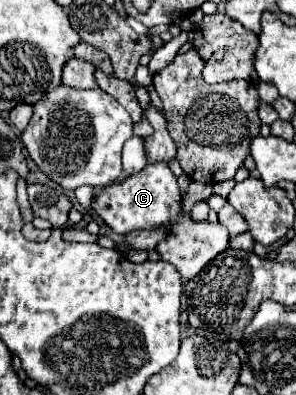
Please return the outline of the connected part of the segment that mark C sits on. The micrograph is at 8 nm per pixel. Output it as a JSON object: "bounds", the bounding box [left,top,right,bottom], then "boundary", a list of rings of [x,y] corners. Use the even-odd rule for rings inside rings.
{"bounds":[92,163,228,279],"boundary":[[[154,163],[142,173],[134,173],[134,177],[126,177],[106,189],[100,189],[92,199],[92,211],[114,231],[114,233],[130,233],[138,229],[154,229],[170,225],[164,241],[156,245],[158,255],[164,261],[174,265],[184,279],[194,279],[216,255],[228,249],[228,229],[220,223],[200,221],[196,223],[190,213],[182,209],[182,189],[178,187],[176,175],[170,171],[168,163]]]}

